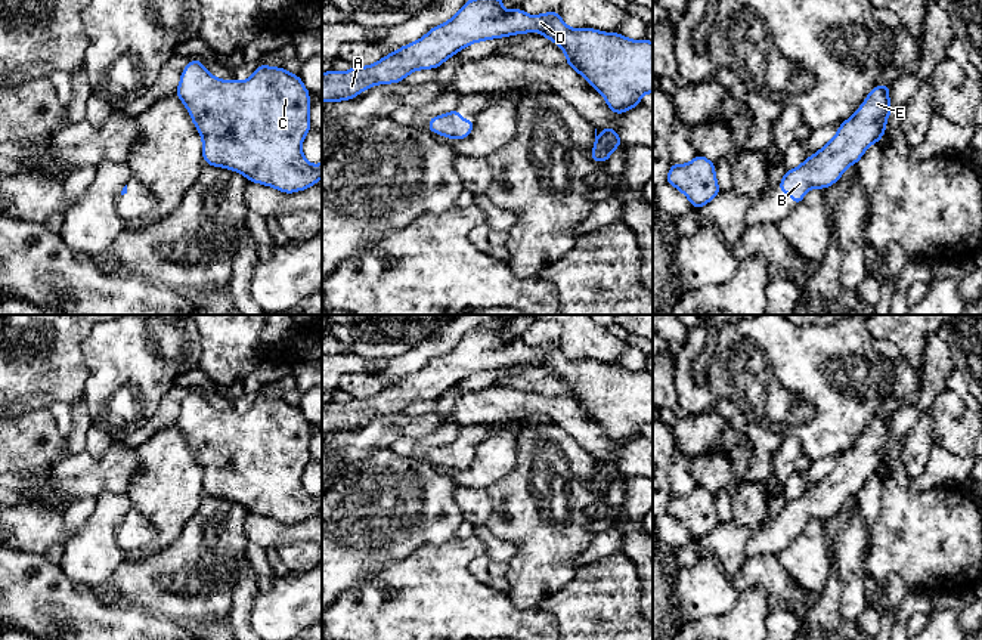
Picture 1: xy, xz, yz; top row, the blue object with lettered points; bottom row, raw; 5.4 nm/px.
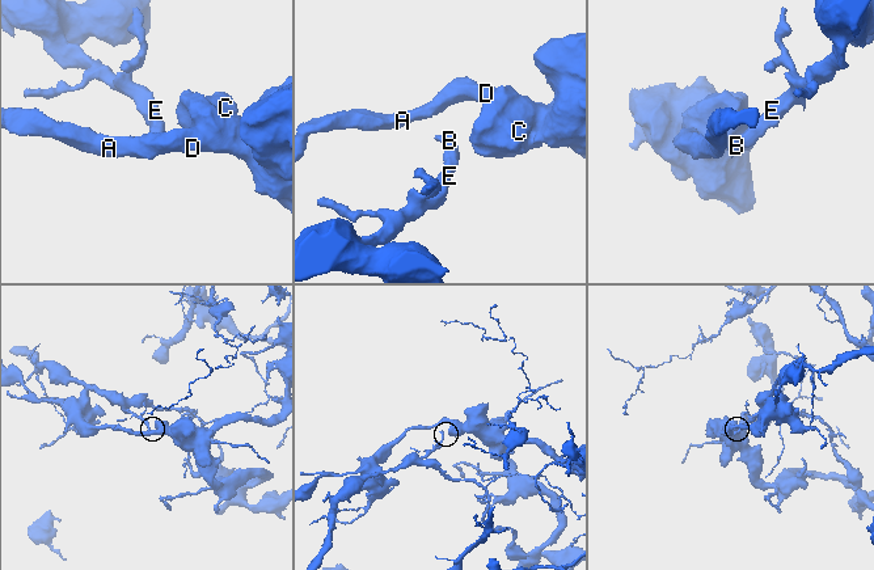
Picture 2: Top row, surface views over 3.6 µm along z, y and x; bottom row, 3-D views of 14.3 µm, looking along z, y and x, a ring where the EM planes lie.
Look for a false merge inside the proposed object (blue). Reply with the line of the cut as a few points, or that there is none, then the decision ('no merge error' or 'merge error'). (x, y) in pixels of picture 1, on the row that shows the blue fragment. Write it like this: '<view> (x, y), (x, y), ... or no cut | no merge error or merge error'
no cut | no merge error

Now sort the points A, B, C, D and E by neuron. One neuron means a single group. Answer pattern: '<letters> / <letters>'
A B C D E

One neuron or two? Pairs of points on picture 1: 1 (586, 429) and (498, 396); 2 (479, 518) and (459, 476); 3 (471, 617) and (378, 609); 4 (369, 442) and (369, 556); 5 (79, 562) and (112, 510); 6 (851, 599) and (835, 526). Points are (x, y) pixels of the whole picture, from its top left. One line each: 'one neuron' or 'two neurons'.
1: one neuron
2: two neurons
3: one neuron
4: two neurons
5: one neuron
6: two neurons

